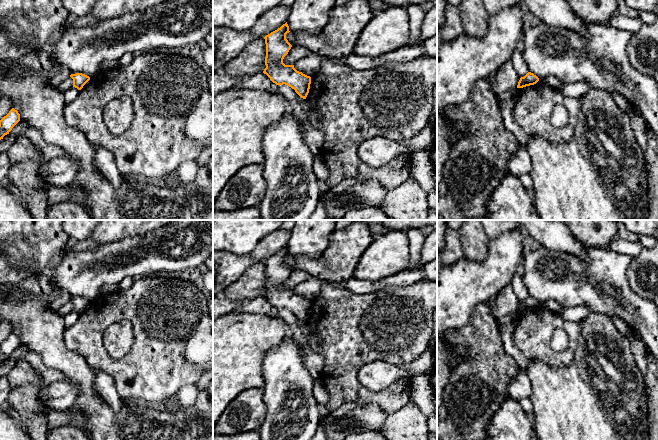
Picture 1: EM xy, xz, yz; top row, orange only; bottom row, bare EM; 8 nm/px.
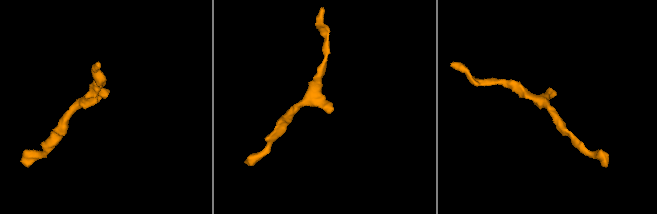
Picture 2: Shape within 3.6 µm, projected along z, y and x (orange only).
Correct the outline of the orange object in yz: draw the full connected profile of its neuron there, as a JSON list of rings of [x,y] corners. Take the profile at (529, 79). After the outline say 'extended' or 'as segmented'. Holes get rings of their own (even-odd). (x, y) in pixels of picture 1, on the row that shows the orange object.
[[[528,72],[524,77],[521,77],[517,88],[523,88],[526,86],[534,85],[539,81],[539,78],[531,72]]] | as segmented

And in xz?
[[[286,22],[264,37],[266,68],[263,73],[276,85],[285,84],[294,89],[301,98],[306,99],[310,89],[311,77],[297,71],[294,65],[285,65],[283,63],[284,57],[292,47],[286,39],[286,34],[289,32],[289,26]]] | as segmented

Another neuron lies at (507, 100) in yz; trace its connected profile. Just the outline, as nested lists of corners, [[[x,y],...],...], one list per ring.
[[[513,88],[503,94],[497,94],[497,96],[505,127],[516,137],[520,146],[526,147],[528,135],[513,117],[517,92],[518,89]]]

